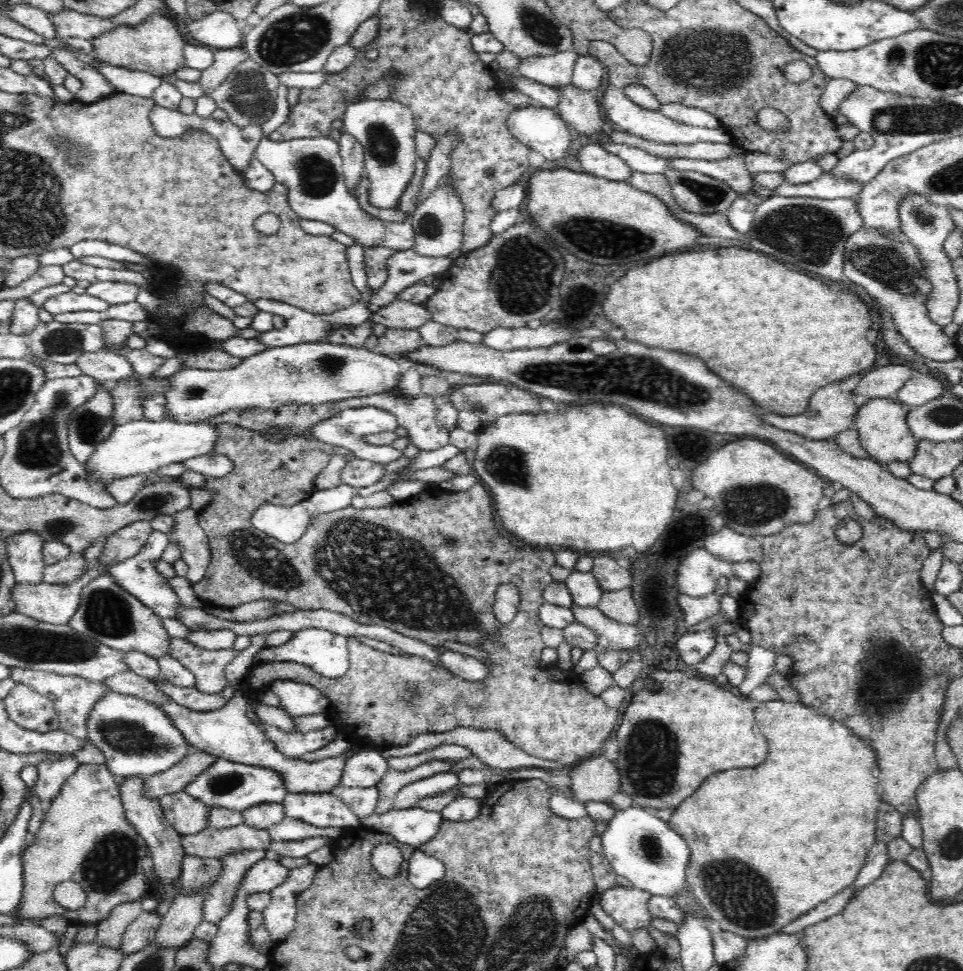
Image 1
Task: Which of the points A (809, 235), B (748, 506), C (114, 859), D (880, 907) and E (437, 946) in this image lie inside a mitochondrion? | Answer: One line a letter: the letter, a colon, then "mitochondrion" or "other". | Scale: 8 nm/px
A: mitochondrion
B: mitochondrion
C: mitochondrion
D: other
E: mitochondrion

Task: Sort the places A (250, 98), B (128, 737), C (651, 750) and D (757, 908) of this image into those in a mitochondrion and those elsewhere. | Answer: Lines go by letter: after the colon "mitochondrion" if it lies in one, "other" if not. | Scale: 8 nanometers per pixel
A: mitochondrion
B: mitochondrion
C: mitochondrion
D: mitochondrion

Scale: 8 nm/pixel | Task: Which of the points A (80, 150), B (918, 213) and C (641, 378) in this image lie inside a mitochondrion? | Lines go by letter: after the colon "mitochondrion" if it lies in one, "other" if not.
A: mitochondrion
B: mitochondrion
C: mitochondrion

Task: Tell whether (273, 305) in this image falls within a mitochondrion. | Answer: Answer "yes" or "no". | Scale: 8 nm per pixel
no

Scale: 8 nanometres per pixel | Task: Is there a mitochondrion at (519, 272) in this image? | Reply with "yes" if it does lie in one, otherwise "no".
yes

